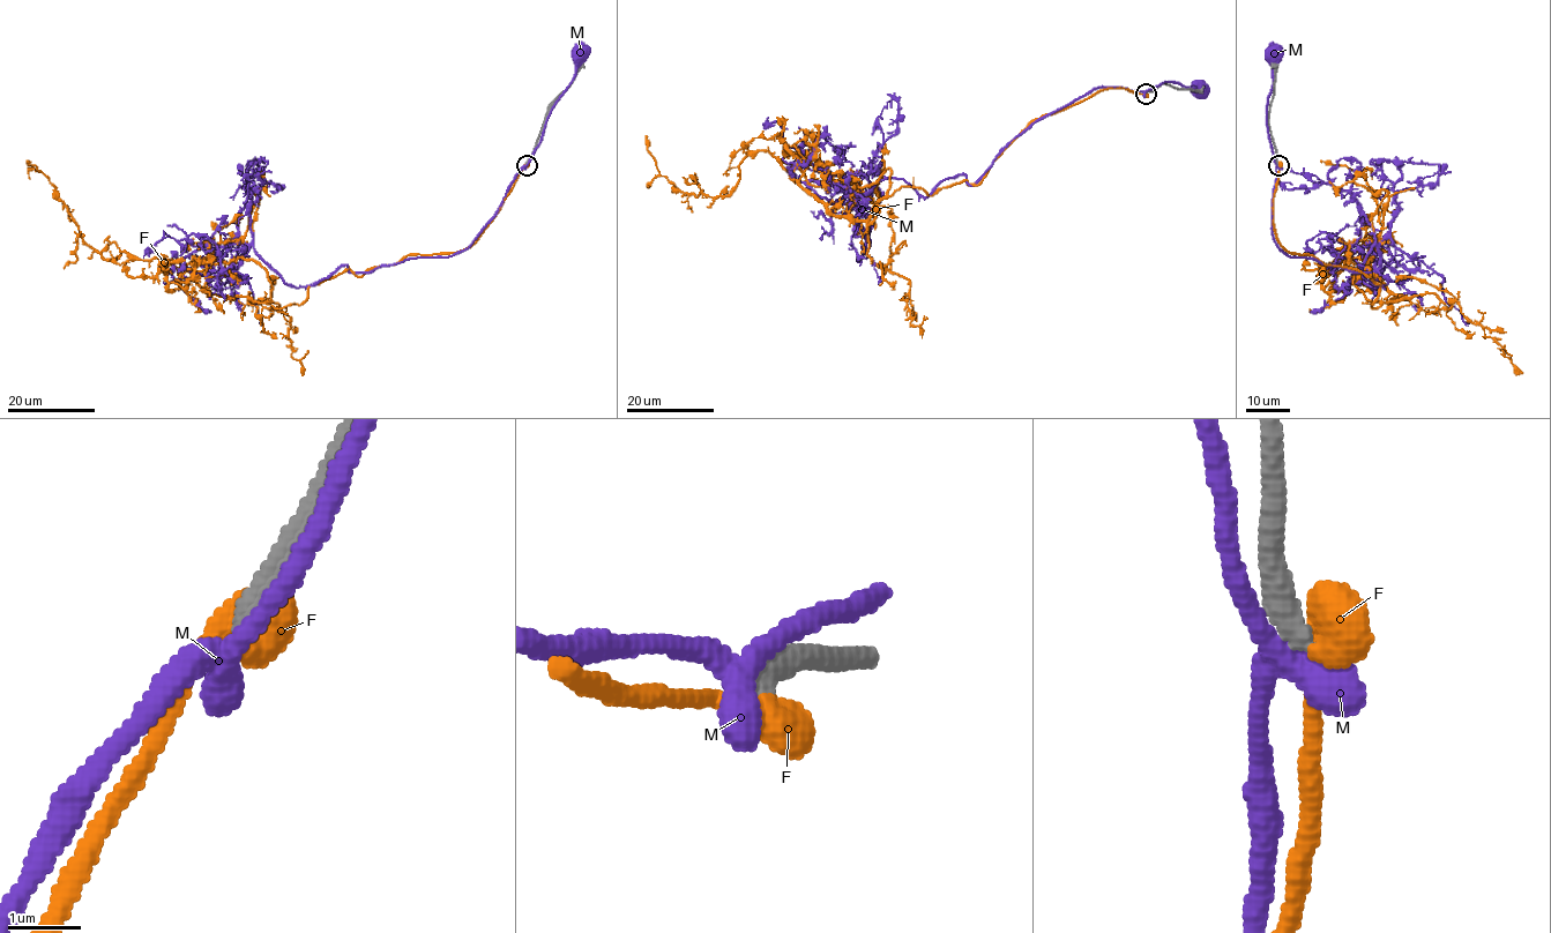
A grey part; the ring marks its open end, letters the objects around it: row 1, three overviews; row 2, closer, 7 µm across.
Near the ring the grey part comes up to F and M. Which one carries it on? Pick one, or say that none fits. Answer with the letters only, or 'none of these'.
F

